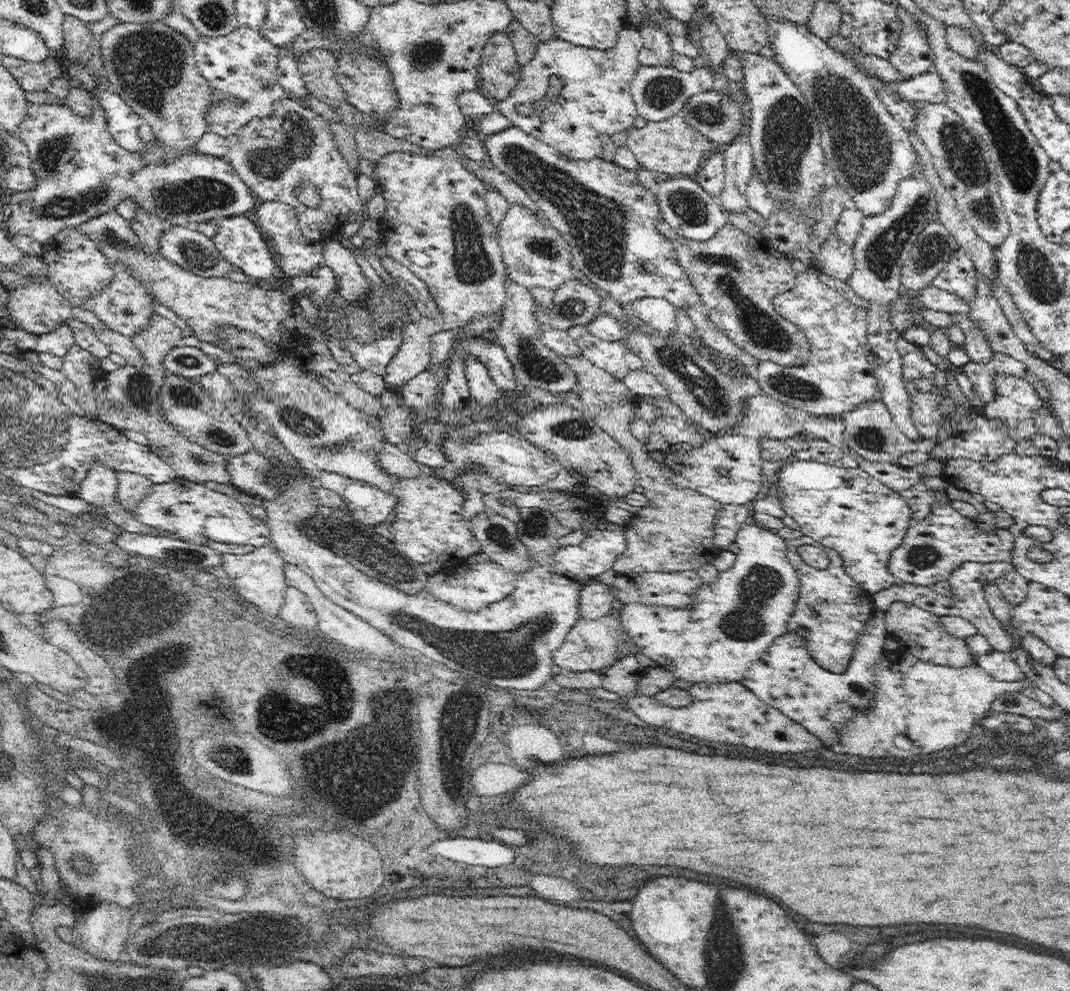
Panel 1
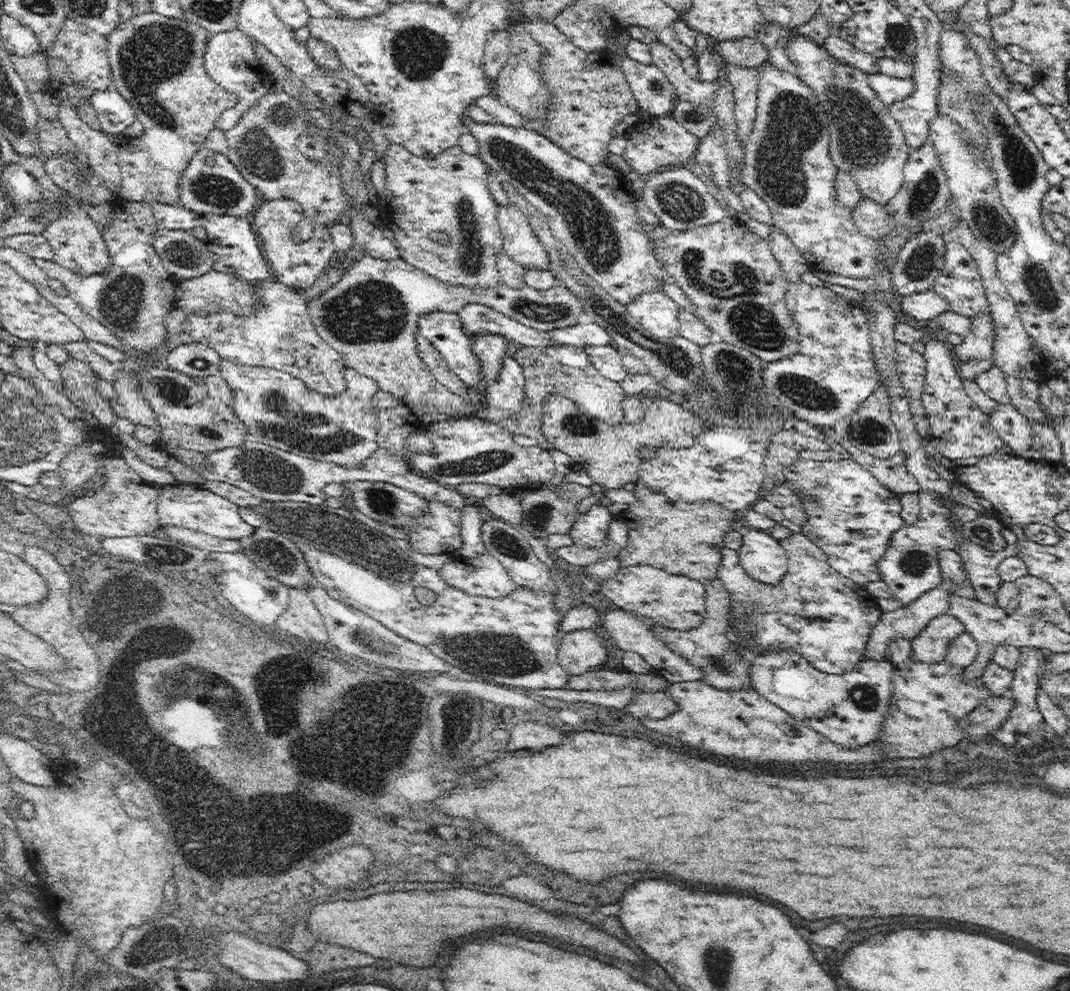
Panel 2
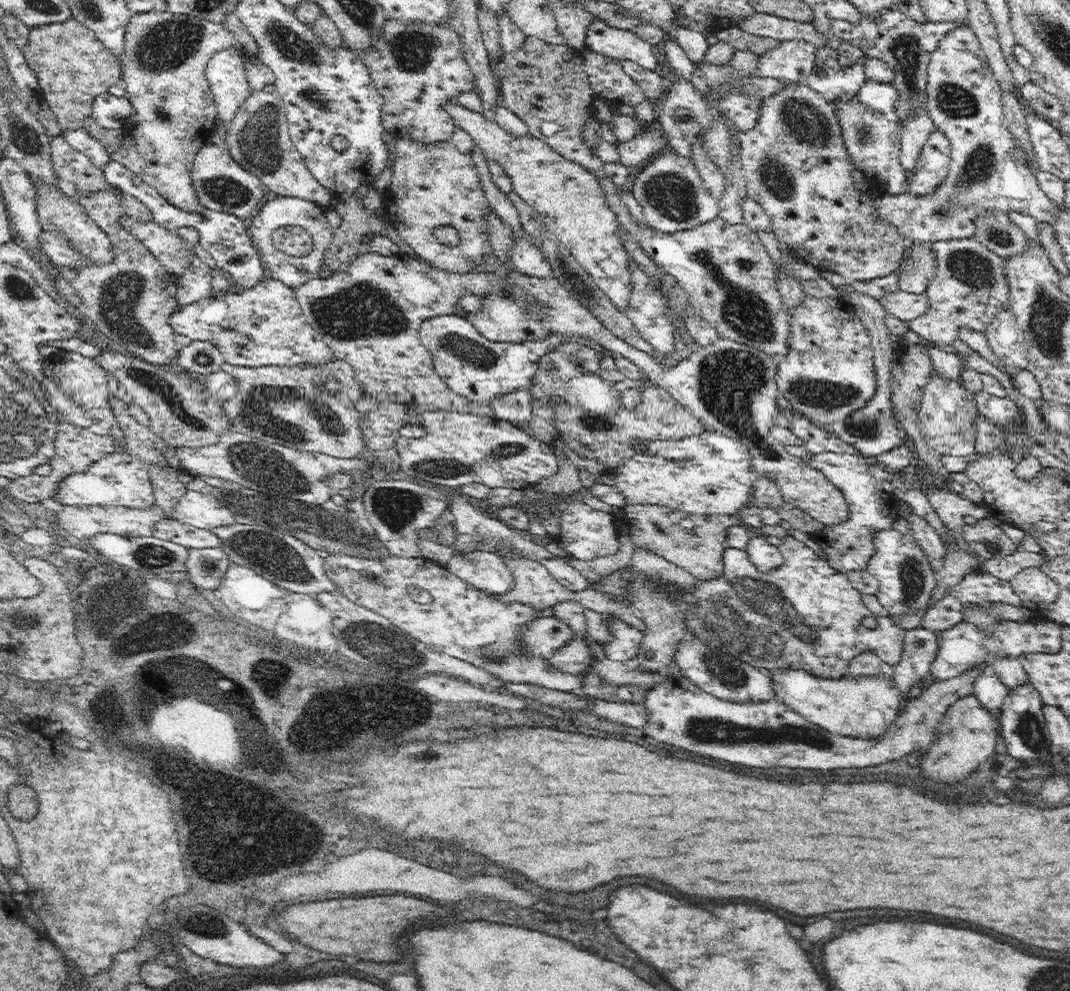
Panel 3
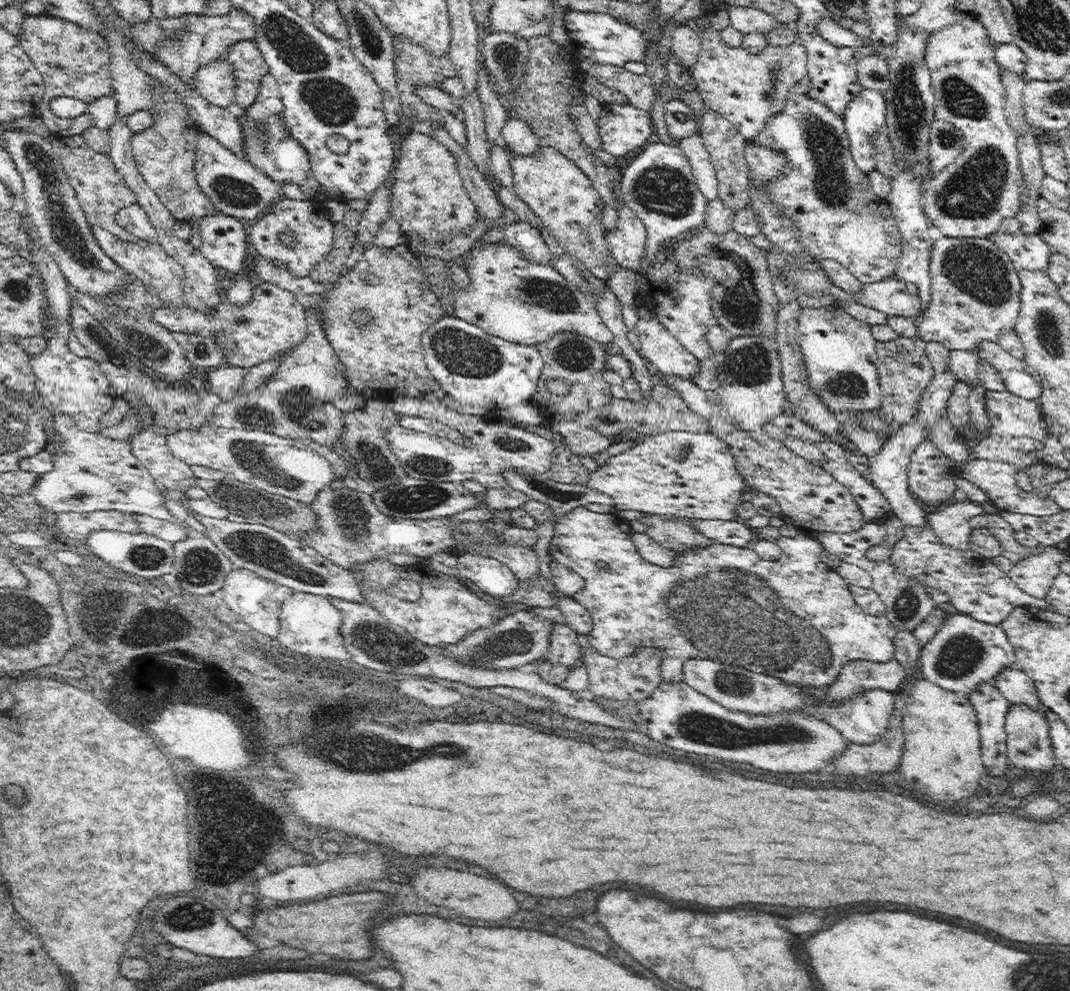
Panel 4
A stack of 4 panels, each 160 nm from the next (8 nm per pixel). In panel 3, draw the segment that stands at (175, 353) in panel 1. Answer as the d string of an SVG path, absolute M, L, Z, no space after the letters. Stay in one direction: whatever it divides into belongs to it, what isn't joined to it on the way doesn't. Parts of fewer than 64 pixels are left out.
M193 339L190 344L177 350L174 363L182 366L188 373L212 374L221 370L224 359L222 353L210 340Z

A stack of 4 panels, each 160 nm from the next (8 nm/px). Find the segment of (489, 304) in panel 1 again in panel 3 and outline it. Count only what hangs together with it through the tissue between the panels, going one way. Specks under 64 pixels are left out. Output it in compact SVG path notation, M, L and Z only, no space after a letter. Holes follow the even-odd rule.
M395 139L389 147L394 152L392 182L383 193L378 217L396 228L427 266L450 274L479 272L480 264L493 251L489 227L492 210L473 156L462 154L452 142L423 148L406 139ZM450 224L459 232L460 242L455 247L439 243L432 233L437 226Z

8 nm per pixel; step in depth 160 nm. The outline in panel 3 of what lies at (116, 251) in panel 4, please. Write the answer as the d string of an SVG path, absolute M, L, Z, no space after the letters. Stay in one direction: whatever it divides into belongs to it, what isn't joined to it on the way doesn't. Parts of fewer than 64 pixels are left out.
M36 178L35 186L37 187L36 216L42 233L54 233L62 241L66 241L70 251L82 259L82 265L97 269L100 265L111 263L113 259L112 243L110 243L108 235L90 218L78 196L64 194L64 190L58 188L57 183L46 183L43 178Z

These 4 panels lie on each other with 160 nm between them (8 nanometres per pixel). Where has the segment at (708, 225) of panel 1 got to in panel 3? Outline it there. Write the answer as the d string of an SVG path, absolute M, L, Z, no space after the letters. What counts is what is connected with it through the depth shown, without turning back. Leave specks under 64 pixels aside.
M673 151L642 168L633 188L634 195L647 216L646 222L656 231L686 230L719 217L719 201L708 192L696 166Z

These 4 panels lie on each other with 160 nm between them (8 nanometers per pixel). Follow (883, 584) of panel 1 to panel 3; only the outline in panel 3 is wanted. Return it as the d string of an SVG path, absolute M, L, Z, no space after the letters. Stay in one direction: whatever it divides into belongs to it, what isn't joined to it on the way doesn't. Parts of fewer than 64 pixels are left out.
M824 451L819 455L812 455L806 459L806 463L822 474L822 477L826 477L826 481L830 482L838 493L842 493L848 509L848 518L844 522L822 523L818 530L808 533L808 537L820 545L826 562L839 573L849 575L867 572L869 562L876 552L873 538L883 530L894 528L900 500L886 492L882 484L868 472L868 459L861 453L849 455Z

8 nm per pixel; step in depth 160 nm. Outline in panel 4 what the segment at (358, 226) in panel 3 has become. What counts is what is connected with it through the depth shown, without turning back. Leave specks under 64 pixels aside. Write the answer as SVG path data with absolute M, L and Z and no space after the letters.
M333 223L333 243L327 256L318 262L309 272L316 282L338 280L338 276L346 272L355 256L354 250L359 241L358 231L350 232L346 224Z

